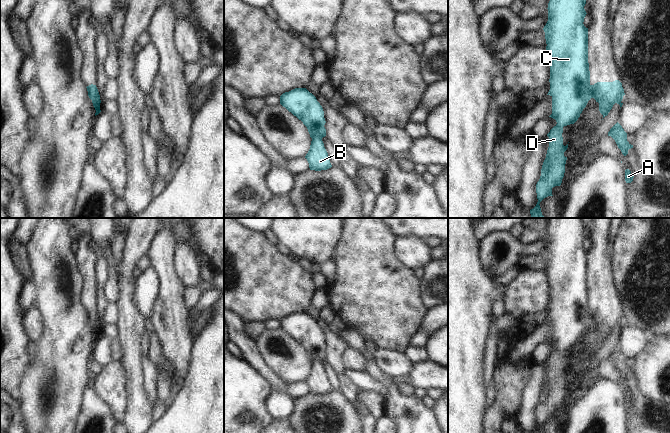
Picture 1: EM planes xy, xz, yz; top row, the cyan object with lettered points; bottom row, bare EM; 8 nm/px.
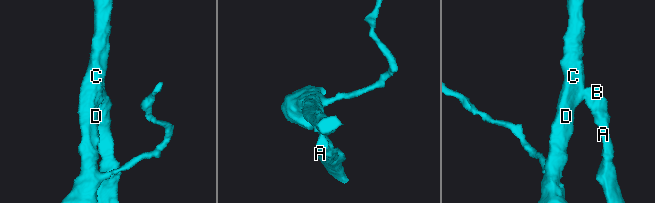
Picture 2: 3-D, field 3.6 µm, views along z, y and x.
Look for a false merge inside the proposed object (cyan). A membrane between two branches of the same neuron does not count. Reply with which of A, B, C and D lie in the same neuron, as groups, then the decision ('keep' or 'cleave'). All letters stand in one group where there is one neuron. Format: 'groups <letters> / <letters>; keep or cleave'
groups A B / C D; cleave

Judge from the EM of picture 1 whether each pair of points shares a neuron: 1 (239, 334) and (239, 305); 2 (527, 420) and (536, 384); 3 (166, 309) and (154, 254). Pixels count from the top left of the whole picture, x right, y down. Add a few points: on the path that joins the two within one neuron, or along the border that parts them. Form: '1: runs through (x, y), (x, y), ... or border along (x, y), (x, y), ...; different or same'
1: border along (234, 312), (244, 322); different
2: runs through (528, 411), (532, 393); same
3: runs through (166, 295), (166, 273), (164, 268); same

